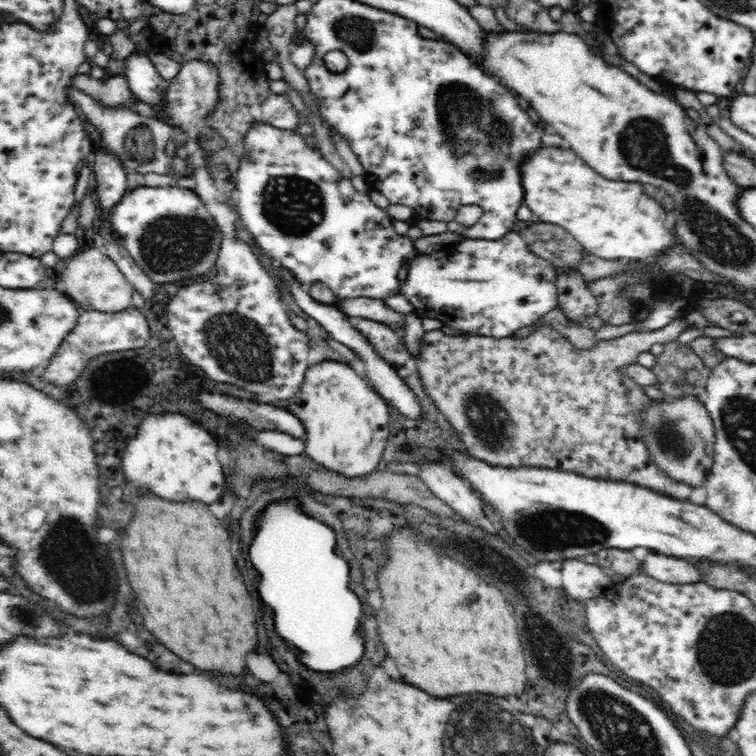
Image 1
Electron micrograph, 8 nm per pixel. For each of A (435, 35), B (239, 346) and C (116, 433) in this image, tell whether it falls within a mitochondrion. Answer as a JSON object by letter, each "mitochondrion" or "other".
{"A":"other","B":"mitochondrion","C":"other"}

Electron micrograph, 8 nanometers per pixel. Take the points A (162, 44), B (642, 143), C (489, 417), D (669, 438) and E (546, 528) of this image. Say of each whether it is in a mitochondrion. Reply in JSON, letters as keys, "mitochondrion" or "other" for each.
{"A":"other","B":"mitochondrion","C":"mitochondrion","D":"mitochondrion","E":"mitochondrion"}

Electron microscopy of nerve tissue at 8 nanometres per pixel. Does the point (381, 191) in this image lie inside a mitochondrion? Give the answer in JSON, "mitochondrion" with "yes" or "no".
{"mitochondrion":"no"}

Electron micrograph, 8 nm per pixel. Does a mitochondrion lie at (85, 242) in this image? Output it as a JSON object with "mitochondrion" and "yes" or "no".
{"mitochondrion":"no"}

